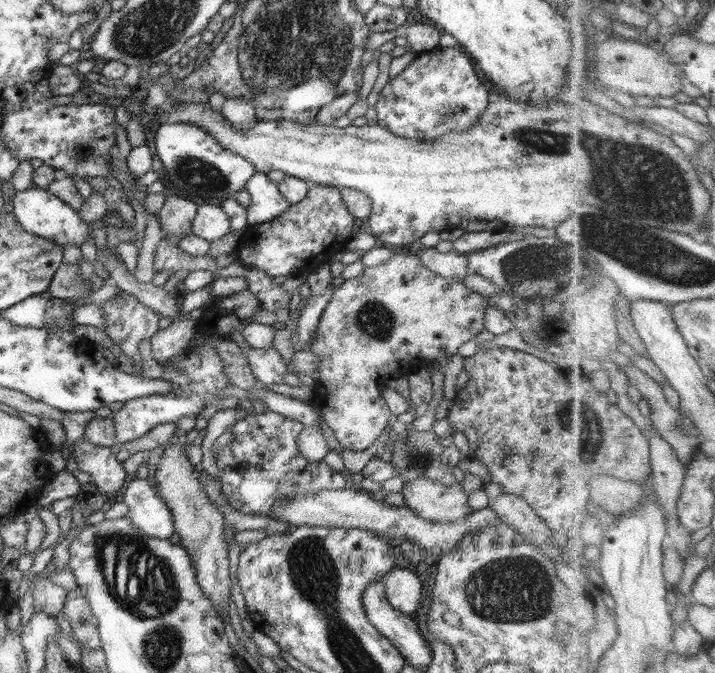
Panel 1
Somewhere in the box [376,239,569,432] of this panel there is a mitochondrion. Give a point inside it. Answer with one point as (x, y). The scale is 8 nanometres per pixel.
(547, 285)

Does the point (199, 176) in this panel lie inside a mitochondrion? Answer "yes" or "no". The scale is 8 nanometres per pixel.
yes

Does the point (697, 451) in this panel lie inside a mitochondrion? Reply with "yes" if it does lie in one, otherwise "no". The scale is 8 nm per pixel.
no

